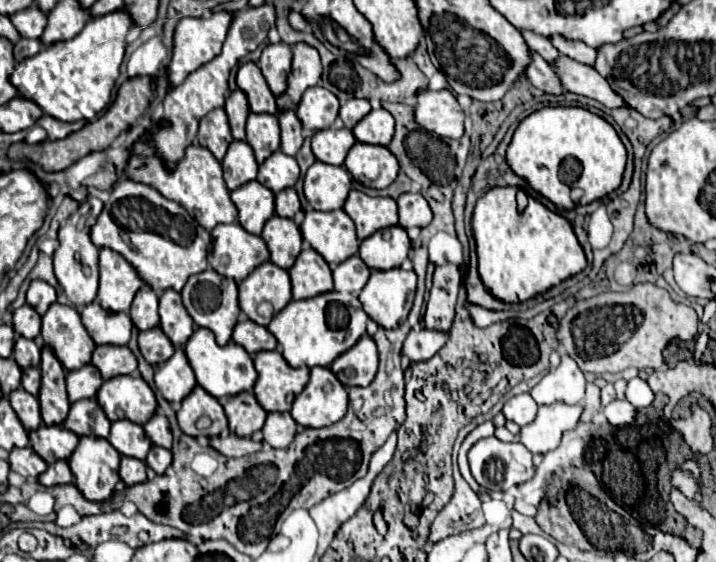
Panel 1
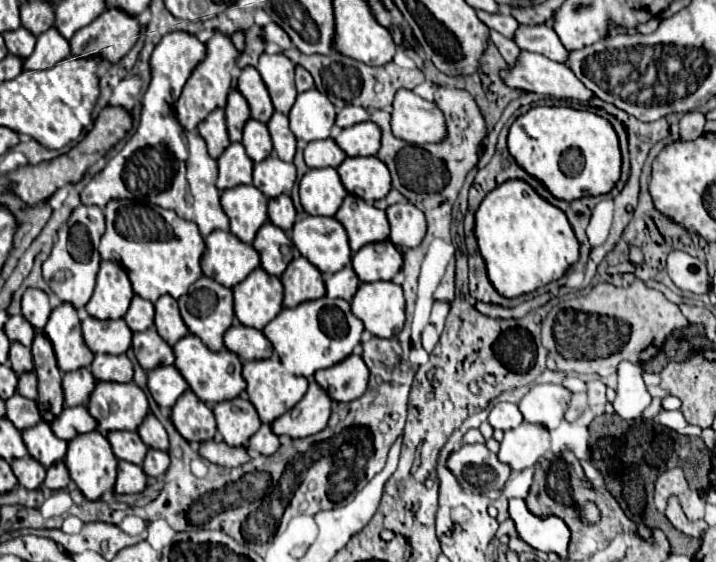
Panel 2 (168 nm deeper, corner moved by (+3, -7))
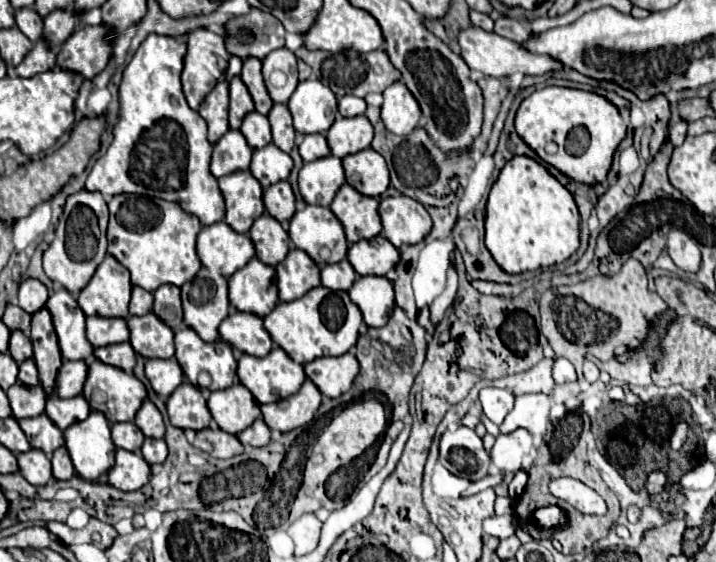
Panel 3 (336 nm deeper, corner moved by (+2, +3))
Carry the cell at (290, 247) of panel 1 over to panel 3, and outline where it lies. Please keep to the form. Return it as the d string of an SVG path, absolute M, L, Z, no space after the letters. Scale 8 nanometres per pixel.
M263 214L253 222L249 230L249 238L253 240L257 258L263 264L277 266L289 252L289 234L269 214Z

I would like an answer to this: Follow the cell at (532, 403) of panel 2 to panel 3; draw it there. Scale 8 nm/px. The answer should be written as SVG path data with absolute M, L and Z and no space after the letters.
M529 394L515 400L513 410L505 416L499 426L501 434L511 434L517 428L525 428L531 436L543 436L549 424L549 396Z

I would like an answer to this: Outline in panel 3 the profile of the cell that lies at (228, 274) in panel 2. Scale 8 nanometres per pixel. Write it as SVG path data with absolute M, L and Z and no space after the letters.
M215 222L199 232L197 256L205 268L229 278L255 256L255 248L247 234L233 232L225 222Z

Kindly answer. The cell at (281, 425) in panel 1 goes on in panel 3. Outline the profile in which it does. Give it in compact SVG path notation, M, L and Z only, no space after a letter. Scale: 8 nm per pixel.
M257 418L249 428L245 428L243 432L239 432L237 438L239 438L241 444L265 446L265 444L269 444L269 440L271 440L271 432L269 432L267 424L265 424L261 418Z

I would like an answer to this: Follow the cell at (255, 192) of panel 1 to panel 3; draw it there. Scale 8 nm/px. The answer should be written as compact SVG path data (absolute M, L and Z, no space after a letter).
M249 170L233 172L219 178L219 188L225 198L225 222L235 230L245 234L251 224L265 212L263 188L249 176Z

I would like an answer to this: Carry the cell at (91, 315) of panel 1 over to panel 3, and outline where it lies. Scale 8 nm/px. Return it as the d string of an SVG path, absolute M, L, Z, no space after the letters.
M89 316L87 318L87 338L93 348L119 344L129 340L129 328L123 318L101 318Z

